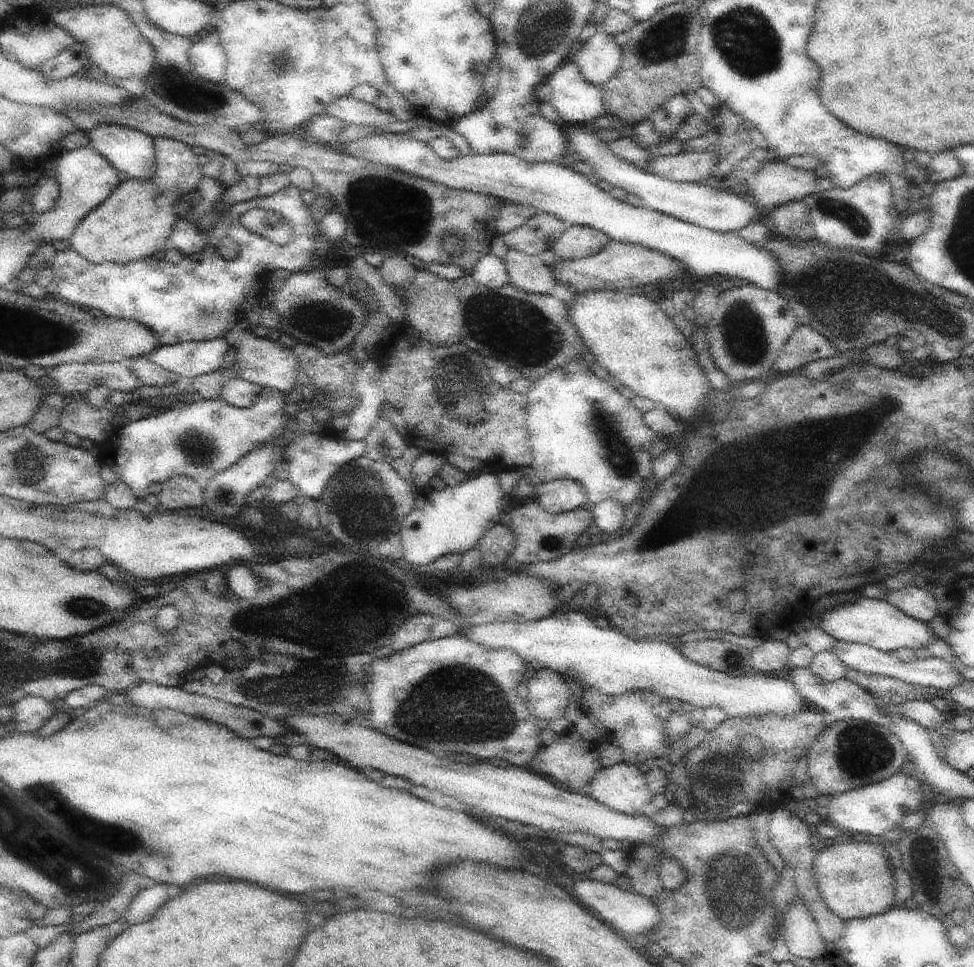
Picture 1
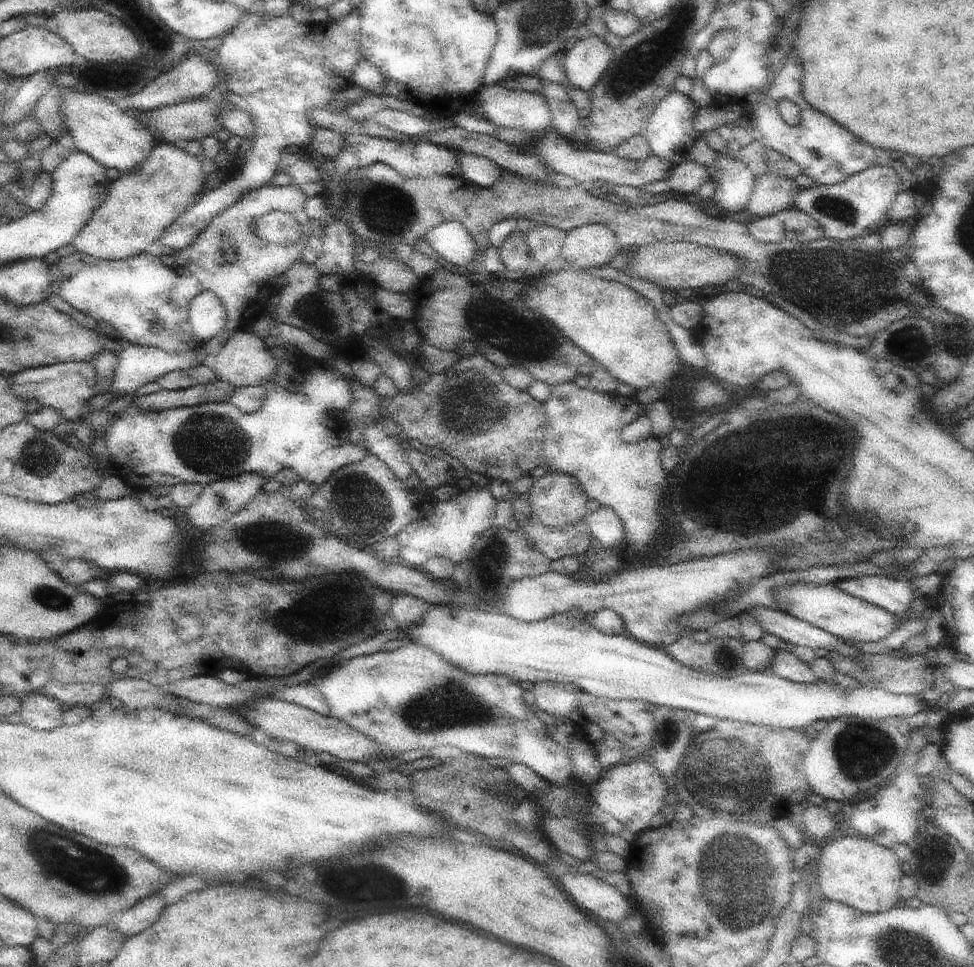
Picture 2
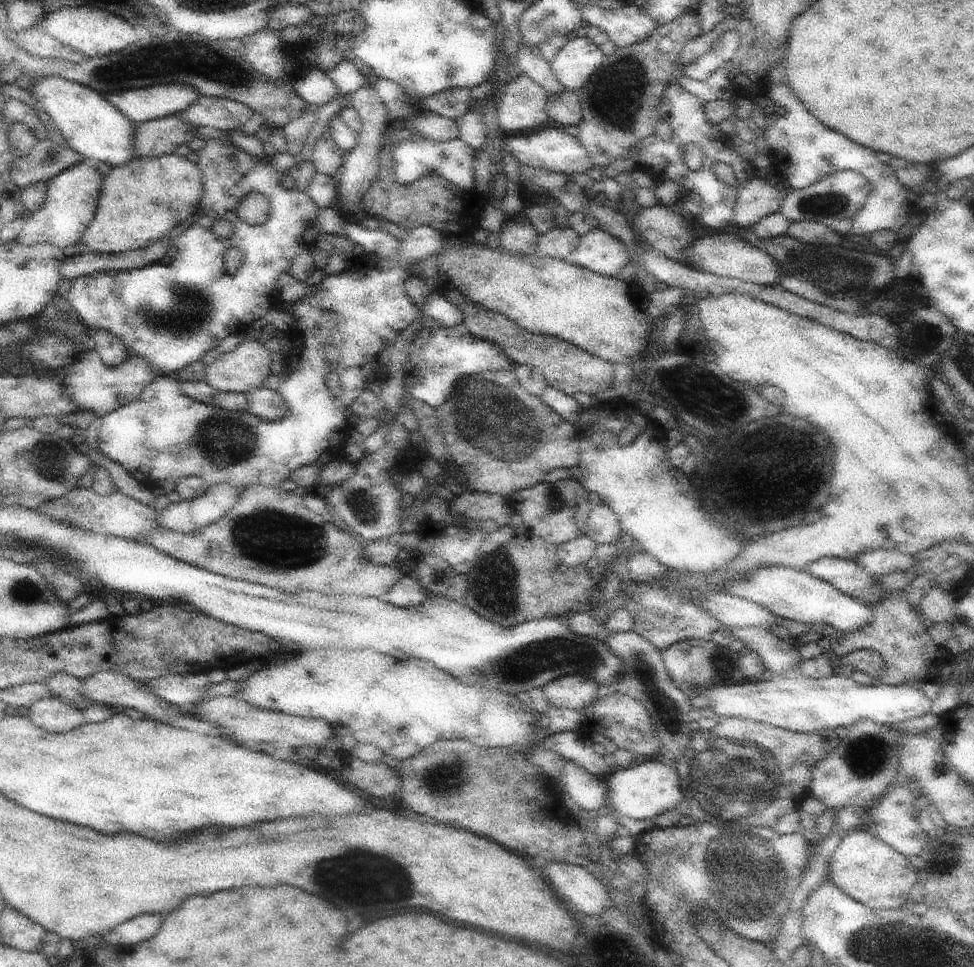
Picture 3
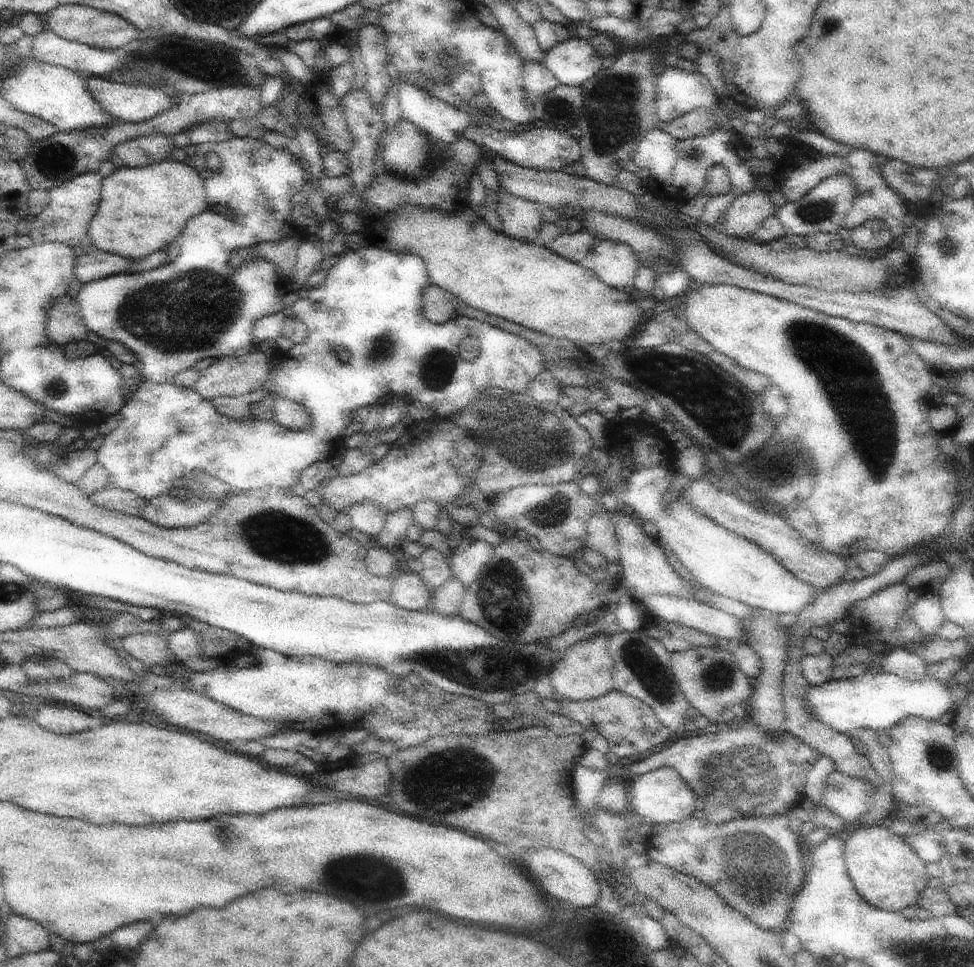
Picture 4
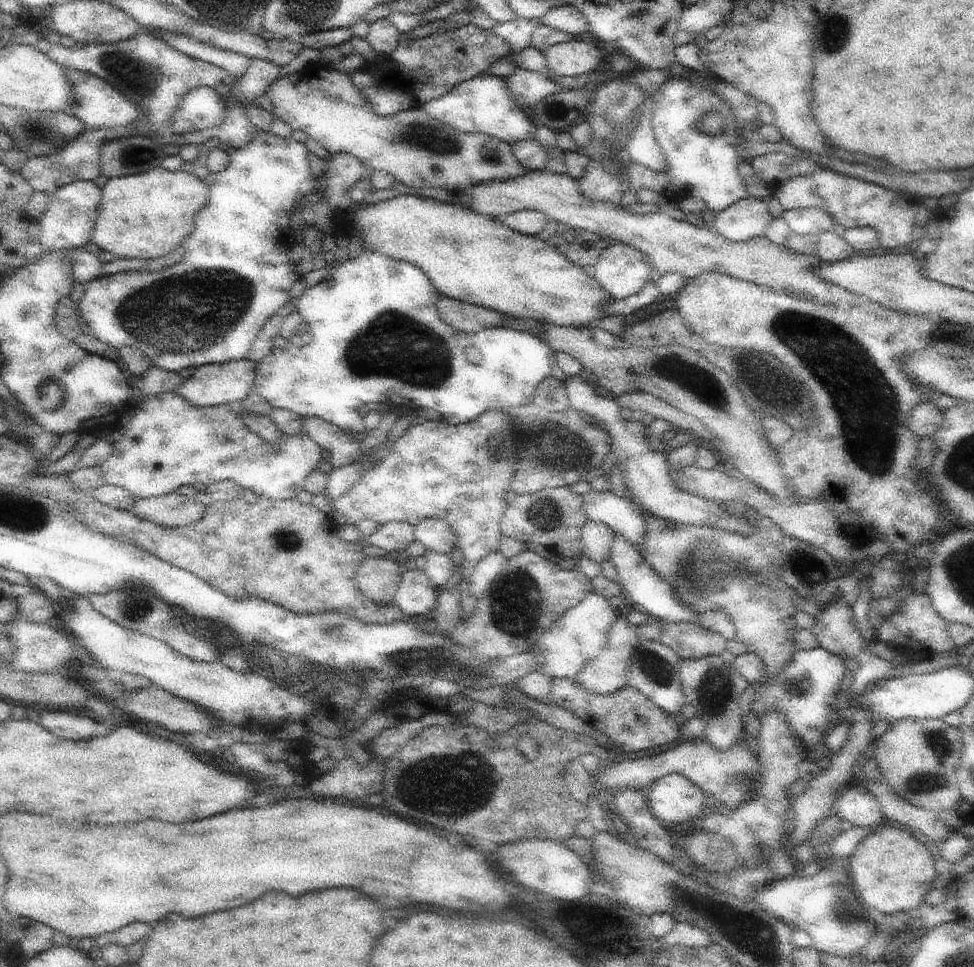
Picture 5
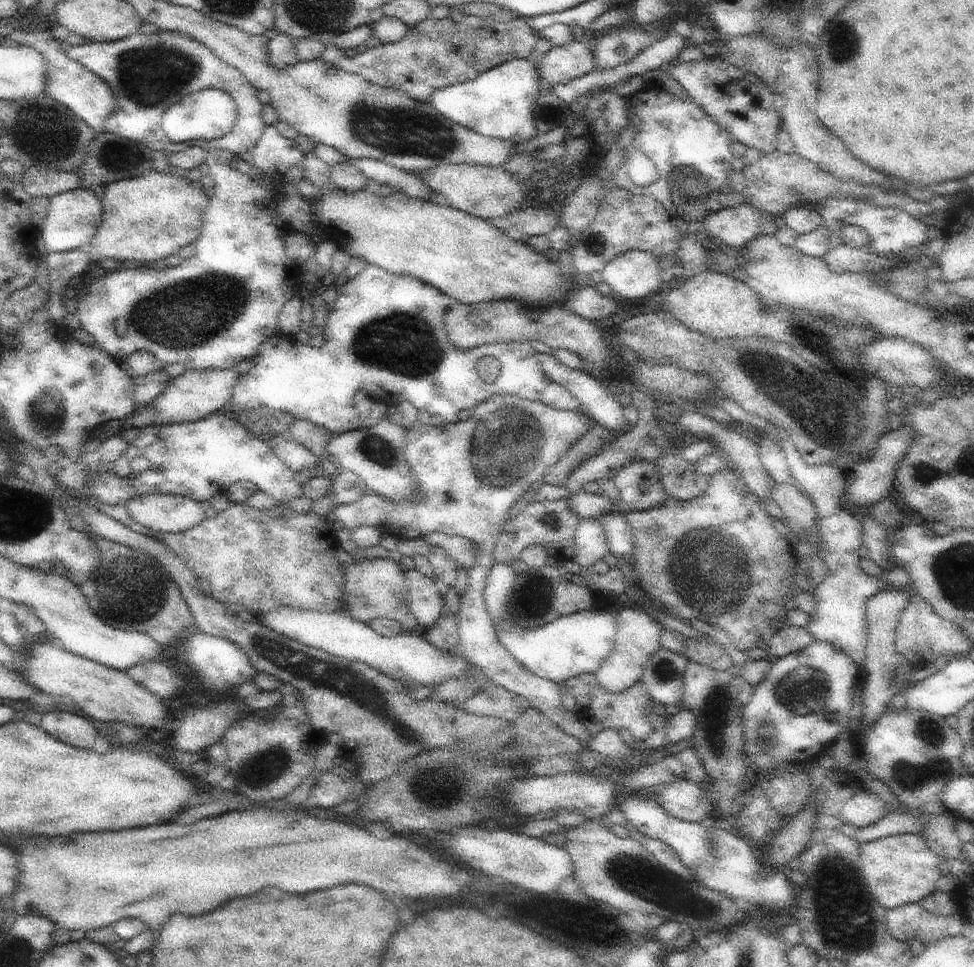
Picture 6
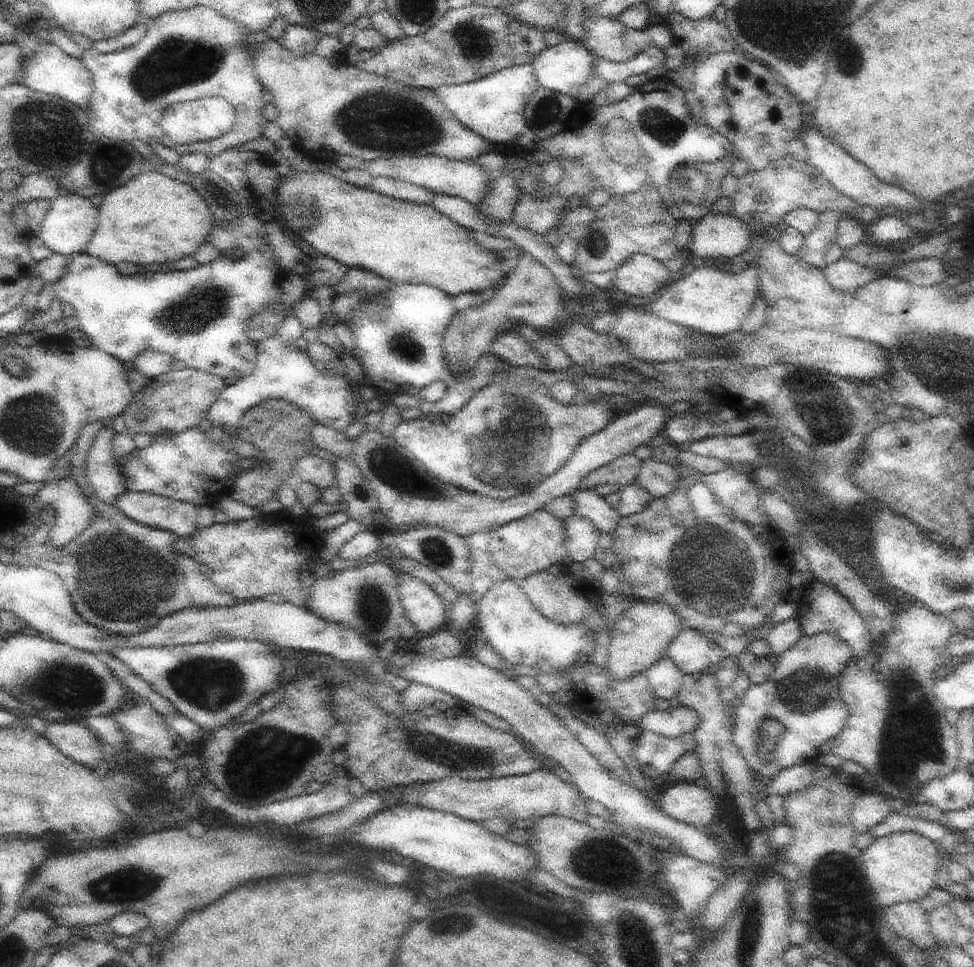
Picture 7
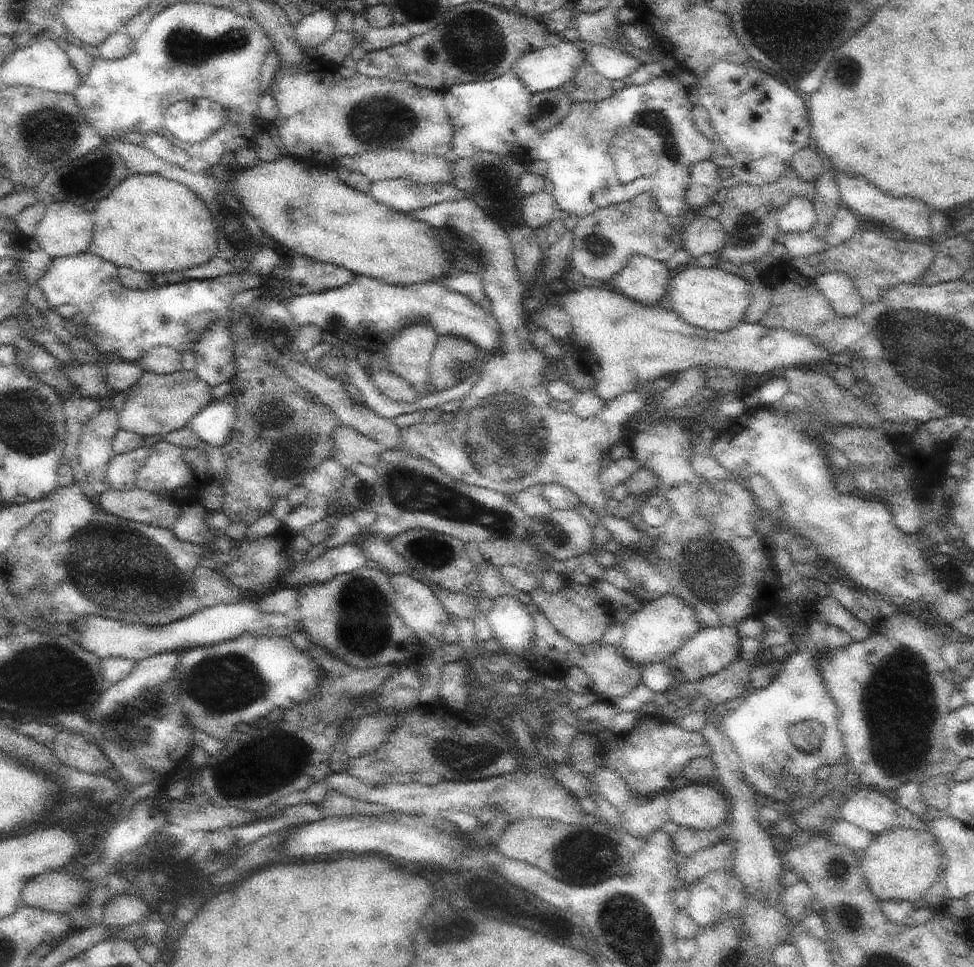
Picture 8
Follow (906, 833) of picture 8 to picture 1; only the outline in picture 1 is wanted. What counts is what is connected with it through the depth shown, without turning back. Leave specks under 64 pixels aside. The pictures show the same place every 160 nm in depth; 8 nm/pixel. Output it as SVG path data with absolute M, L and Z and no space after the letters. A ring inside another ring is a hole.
M842 842L817 854L815 873L824 902L842 920L866 918L885 913L896 906L896 881L886 844Z

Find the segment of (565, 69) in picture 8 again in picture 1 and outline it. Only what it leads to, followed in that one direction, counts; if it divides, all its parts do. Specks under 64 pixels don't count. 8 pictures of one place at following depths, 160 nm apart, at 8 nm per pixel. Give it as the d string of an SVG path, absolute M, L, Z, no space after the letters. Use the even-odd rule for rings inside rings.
M599 28L573 59L588 82L603 87L620 70L622 57L623 47L616 43L615 36Z

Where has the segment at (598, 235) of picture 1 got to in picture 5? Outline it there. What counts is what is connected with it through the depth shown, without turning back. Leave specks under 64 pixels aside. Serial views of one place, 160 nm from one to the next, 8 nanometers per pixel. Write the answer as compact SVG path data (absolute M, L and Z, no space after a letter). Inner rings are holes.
M620 241L612 242L602 251L595 267L595 279L613 299L625 299L642 292L655 273L646 254Z

